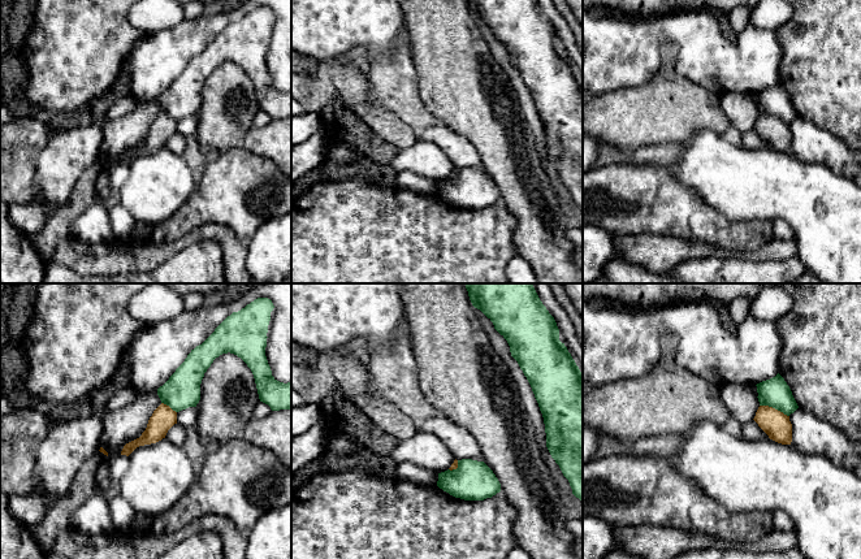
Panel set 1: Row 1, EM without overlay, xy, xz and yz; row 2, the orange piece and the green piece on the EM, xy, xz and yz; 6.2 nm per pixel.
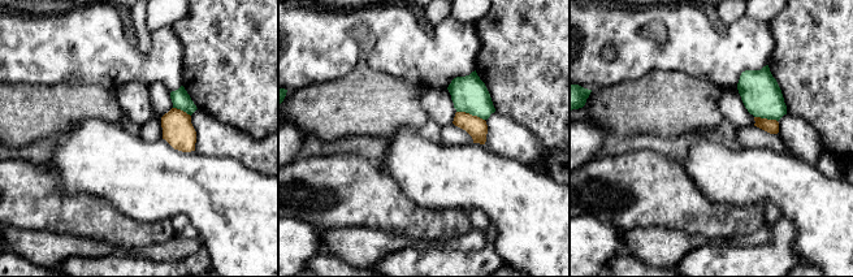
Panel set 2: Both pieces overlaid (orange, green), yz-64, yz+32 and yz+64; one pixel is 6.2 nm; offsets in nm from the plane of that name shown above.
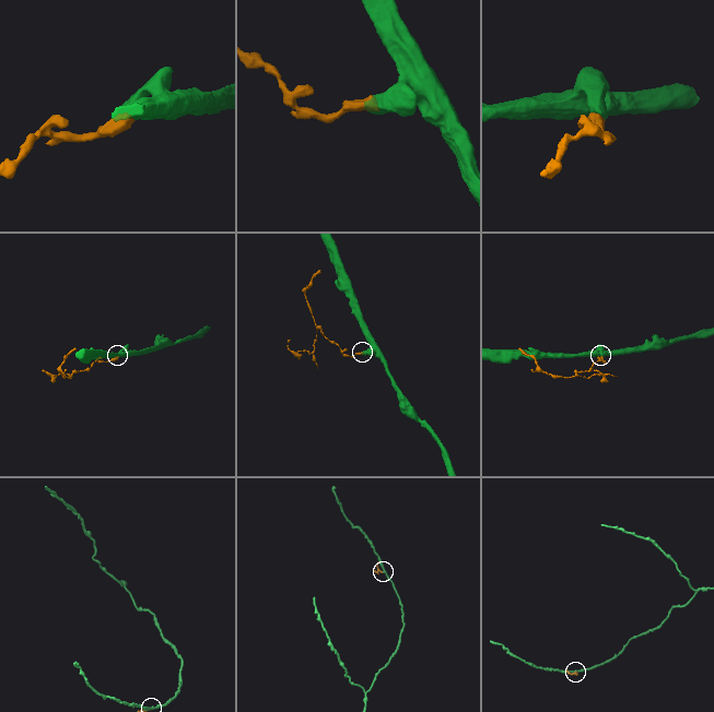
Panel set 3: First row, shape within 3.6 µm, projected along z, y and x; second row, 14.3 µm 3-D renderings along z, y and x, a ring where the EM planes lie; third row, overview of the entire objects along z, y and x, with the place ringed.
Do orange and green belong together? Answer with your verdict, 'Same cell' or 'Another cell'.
Another cell

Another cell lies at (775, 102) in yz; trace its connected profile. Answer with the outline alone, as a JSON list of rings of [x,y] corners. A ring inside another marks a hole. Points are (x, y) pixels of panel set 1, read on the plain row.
[[[778,82],[775,86],[756,94],[760,114],[773,116],[789,125],[799,114],[784,87]]]

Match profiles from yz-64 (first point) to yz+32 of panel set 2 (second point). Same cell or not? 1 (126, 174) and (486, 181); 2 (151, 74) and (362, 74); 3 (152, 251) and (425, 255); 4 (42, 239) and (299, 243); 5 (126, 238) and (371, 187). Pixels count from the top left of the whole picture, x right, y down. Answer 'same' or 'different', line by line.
1: same
2: different
3: different
4: different
5: same

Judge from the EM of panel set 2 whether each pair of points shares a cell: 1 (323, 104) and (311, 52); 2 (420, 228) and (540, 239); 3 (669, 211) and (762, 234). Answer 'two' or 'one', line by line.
1: two
2: two
3: two

